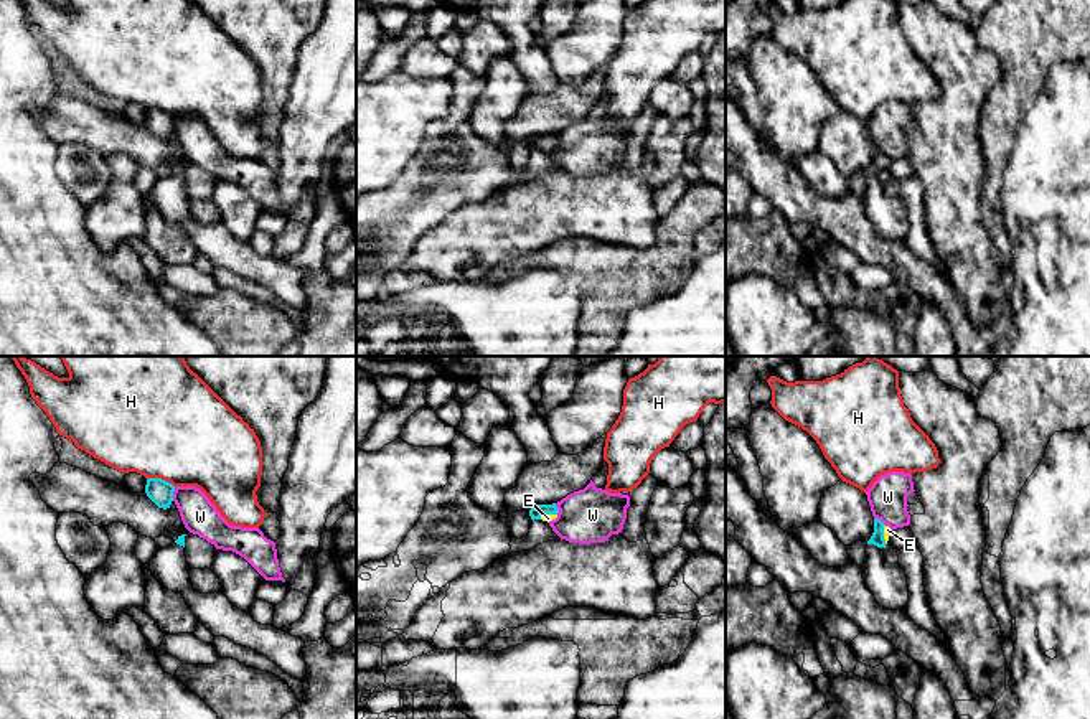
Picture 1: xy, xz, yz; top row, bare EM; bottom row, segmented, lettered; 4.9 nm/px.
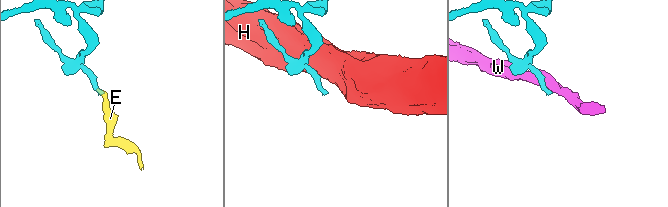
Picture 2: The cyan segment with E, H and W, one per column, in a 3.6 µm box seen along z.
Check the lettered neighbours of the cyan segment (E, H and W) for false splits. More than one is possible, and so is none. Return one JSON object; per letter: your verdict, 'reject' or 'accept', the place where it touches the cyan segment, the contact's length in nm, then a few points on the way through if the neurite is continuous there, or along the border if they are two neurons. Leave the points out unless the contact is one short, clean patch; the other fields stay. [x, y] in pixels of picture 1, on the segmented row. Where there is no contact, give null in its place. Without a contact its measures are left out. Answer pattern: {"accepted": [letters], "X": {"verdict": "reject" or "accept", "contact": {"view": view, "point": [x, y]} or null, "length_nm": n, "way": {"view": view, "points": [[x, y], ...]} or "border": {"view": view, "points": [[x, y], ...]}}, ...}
{"accepted": ["E"], "E": {"verdict": "accept", "contact": {"view": "xz", "point": [548, 513]}, "length_nm": 90}, "H": {"verdict": "reject", "contact": {"view": "xy", "point": [160, 479]}, "length_nm": 140, "border": {"view": "xy", "points": [[147, 477], [160, 477], [173, 487]]}}, "W": {"verdict": "reject", "contact": {"view": "xy", "point": [172, 493]}, "length_nm": 70, "border": {"view": "xy", "points": [[175, 487], [172, 500]]}}}

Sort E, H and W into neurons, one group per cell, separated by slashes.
E / H / W

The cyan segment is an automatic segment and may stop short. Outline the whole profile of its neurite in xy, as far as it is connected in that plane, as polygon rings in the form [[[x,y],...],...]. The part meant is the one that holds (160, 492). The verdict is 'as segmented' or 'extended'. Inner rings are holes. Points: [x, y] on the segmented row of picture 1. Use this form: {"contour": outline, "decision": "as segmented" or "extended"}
{"contour": [[[147,478],[145,493],[158,508],[170,508],[175,486],[162,478]]], "decision": "as segmented"}

